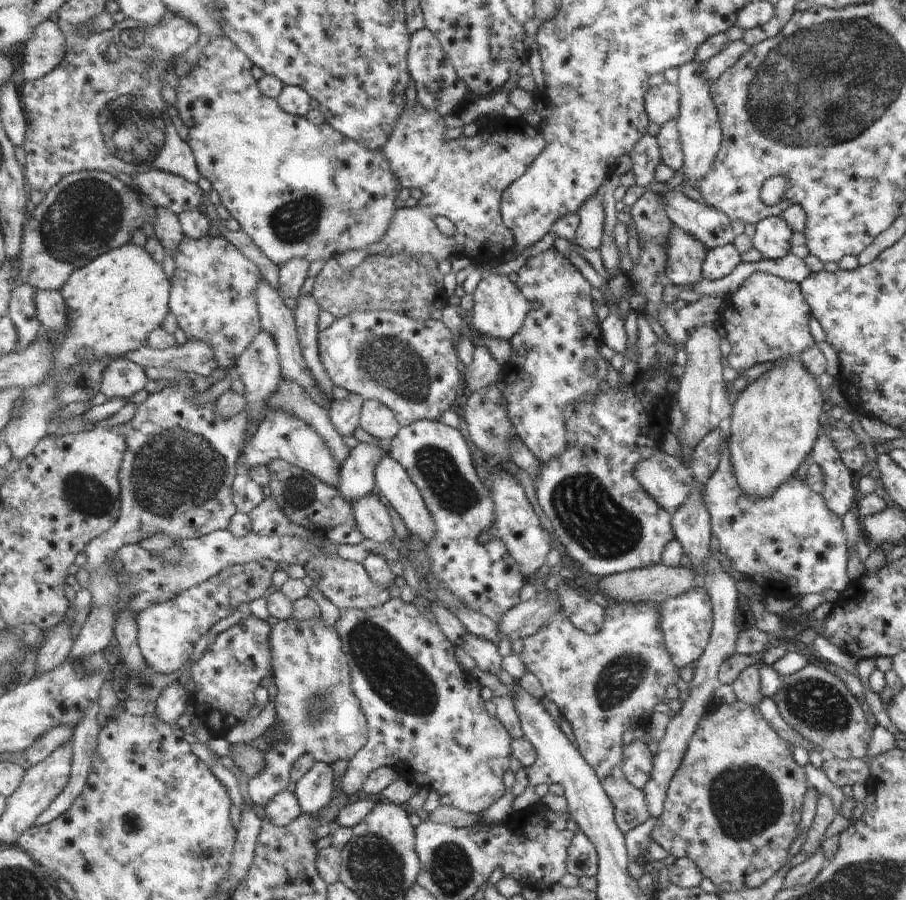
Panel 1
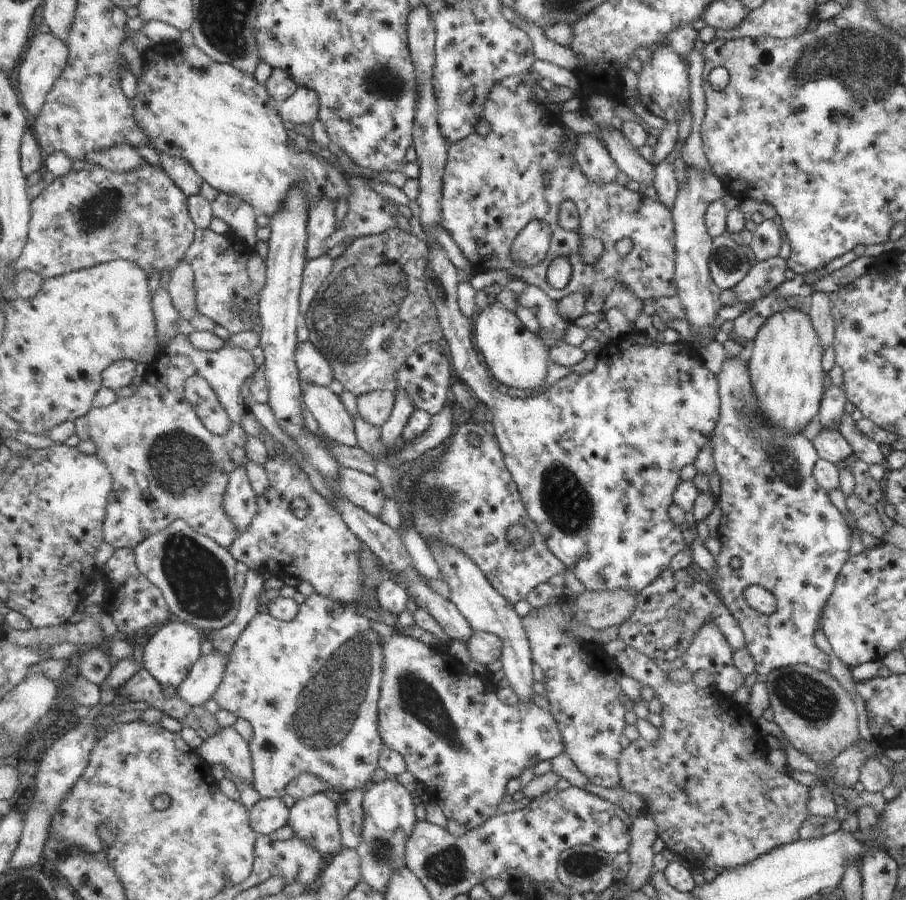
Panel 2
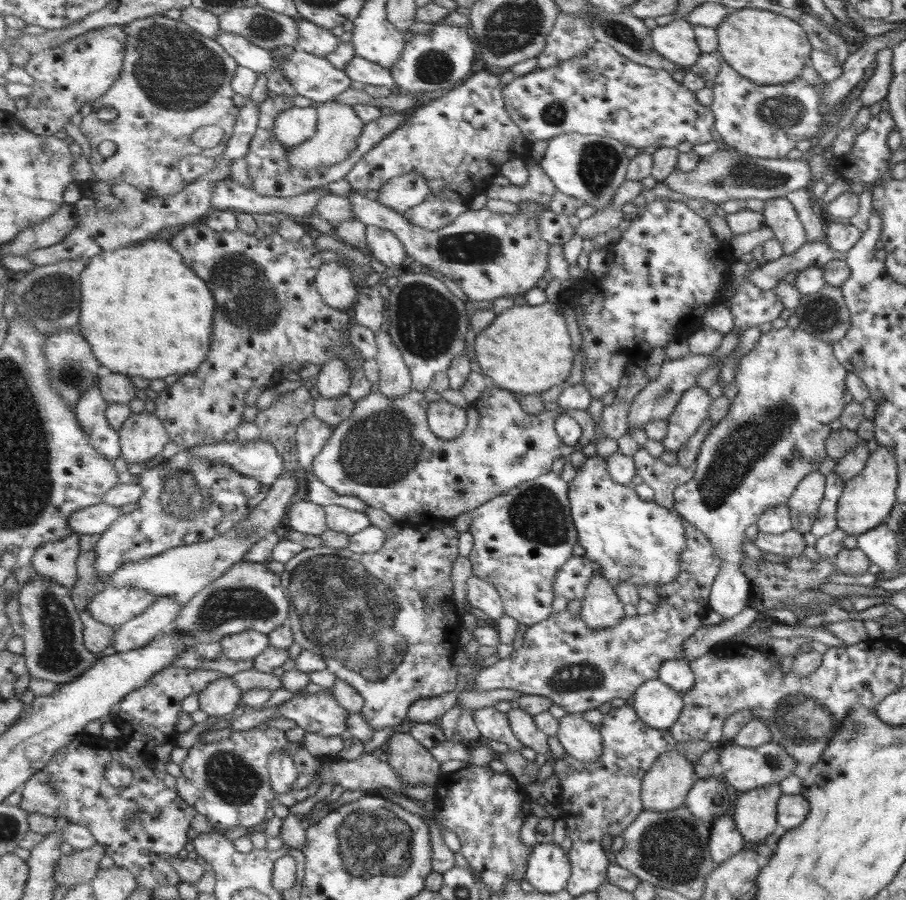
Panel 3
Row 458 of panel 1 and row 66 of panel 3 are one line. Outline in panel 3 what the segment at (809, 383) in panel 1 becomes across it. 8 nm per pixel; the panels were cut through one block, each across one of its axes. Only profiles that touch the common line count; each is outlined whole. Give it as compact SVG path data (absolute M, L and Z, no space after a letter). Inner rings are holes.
M734 10L716 28L722 61L758 85L785 84L796 79L801 68L809 63L811 46L799 24L785 16L765 10Z

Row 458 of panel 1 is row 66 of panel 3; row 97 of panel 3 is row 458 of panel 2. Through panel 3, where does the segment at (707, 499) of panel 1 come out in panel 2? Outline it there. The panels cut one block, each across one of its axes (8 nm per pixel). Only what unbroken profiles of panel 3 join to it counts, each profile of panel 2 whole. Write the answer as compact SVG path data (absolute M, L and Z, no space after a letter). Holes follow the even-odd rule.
M747 355L724 358L721 370L721 426L711 436L711 454L714 470L719 476L719 492L715 503L721 510L716 528L720 551L713 554L714 576L709 576L708 587L720 598L729 614L741 629L744 647L754 662L759 679L785 666L805 665L827 673L828 657L813 643L813 630L821 616L821 609L831 592L834 582L847 562L850 546L849 527L843 516L813 480L813 465L819 459L813 442L799 434L783 434L769 426L759 410L747 376ZM737 558L739 566L731 569L729 562ZM760 586L773 596L775 609L769 615L757 614L744 600L744 590Z

